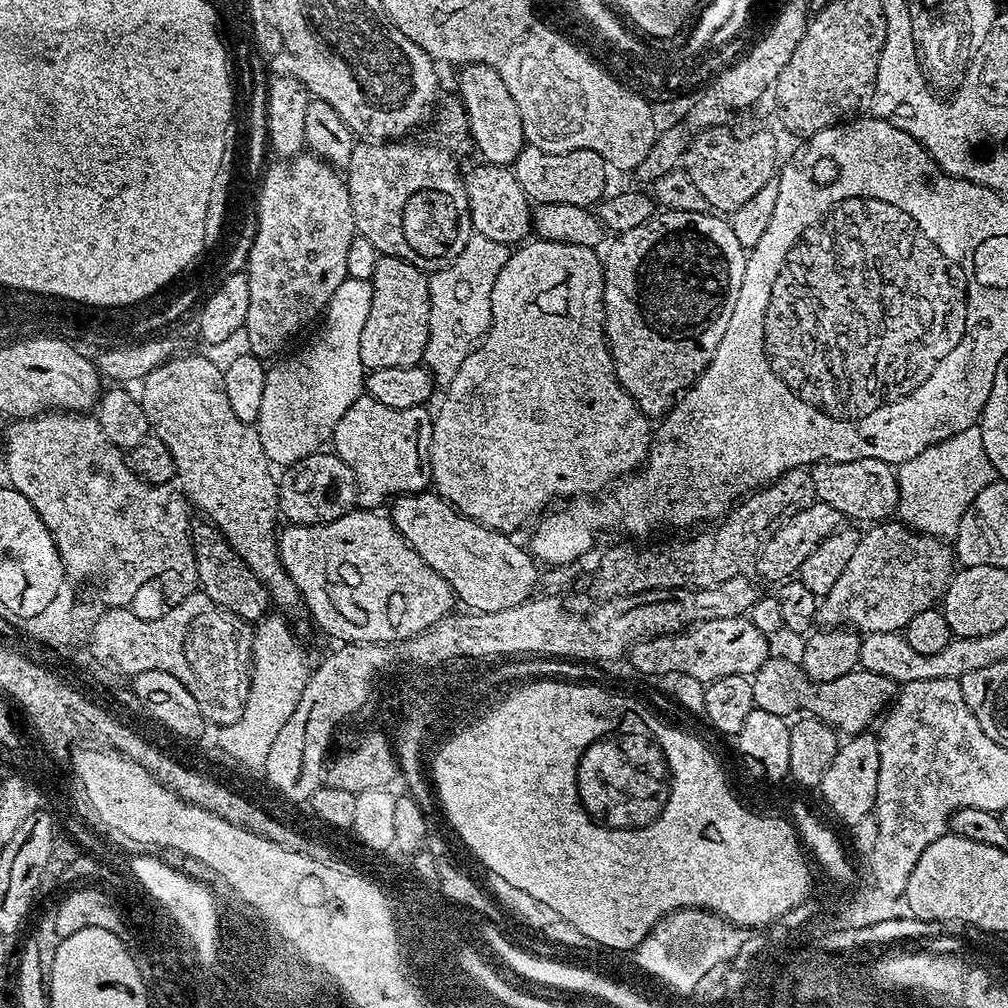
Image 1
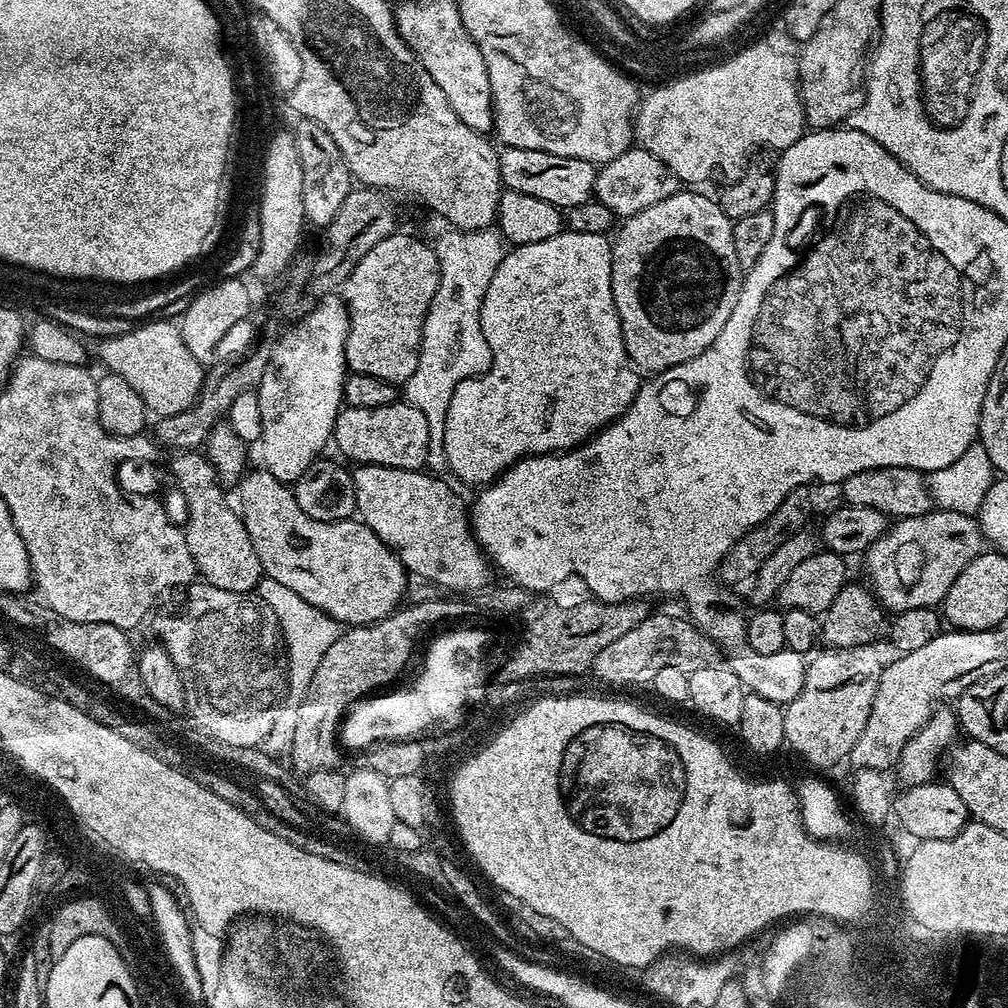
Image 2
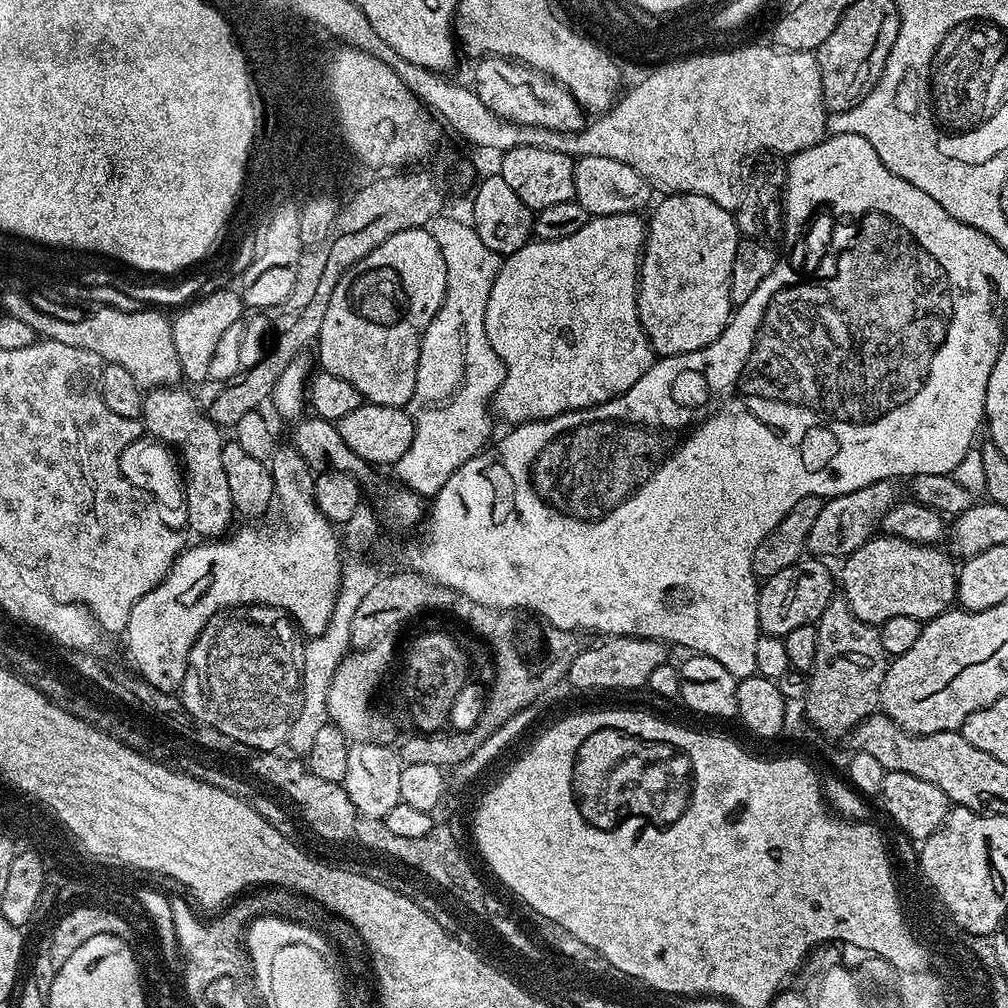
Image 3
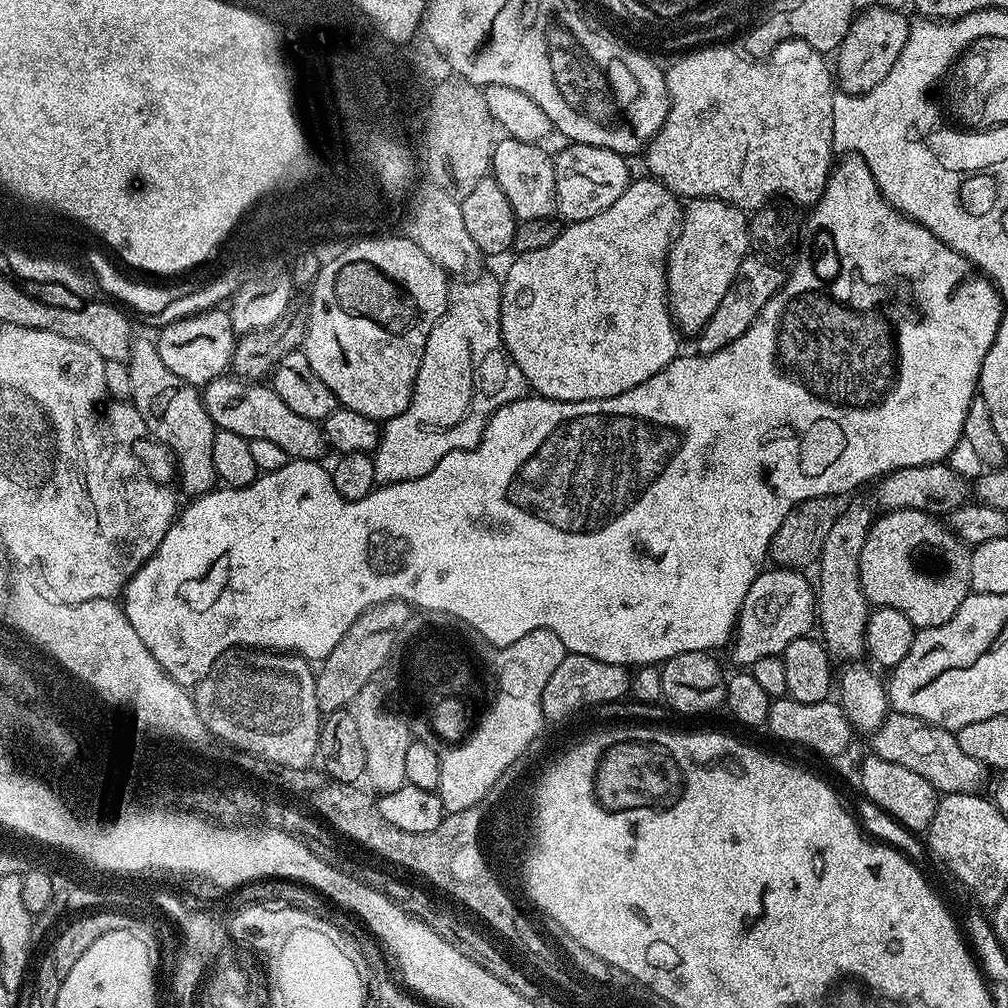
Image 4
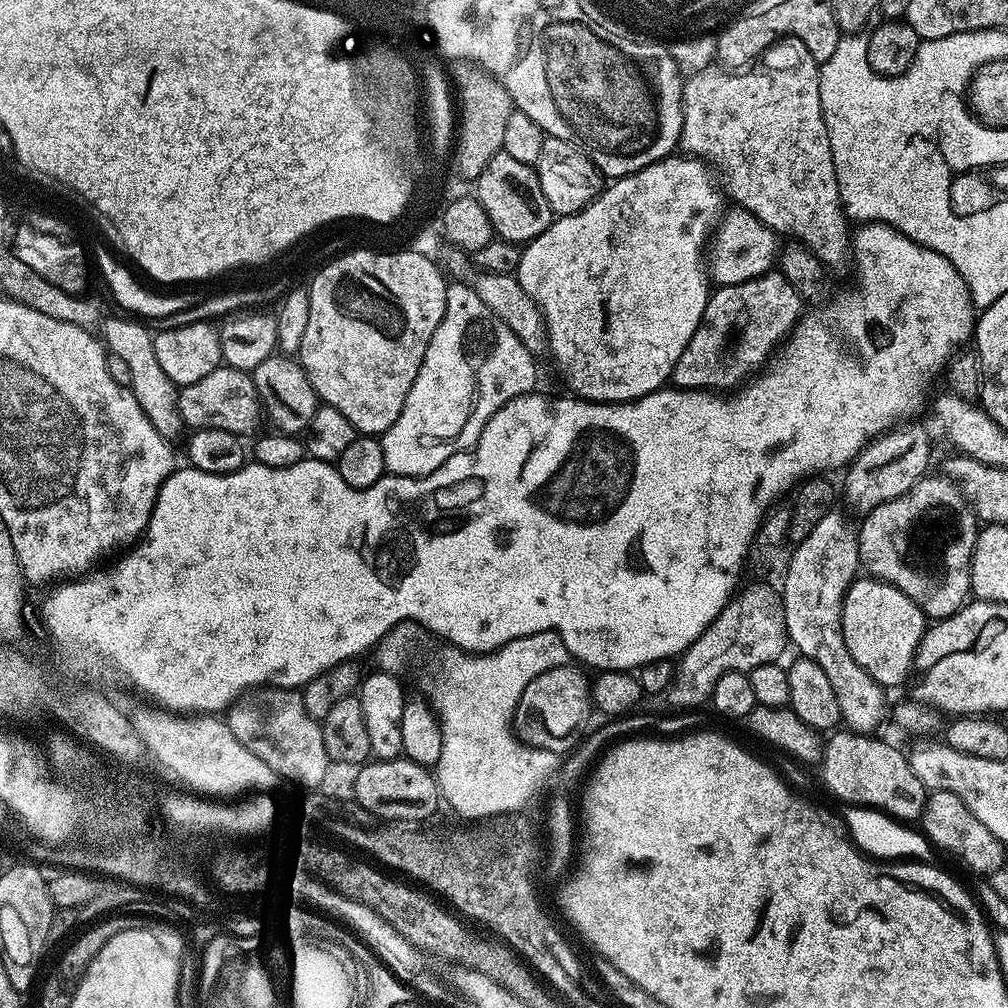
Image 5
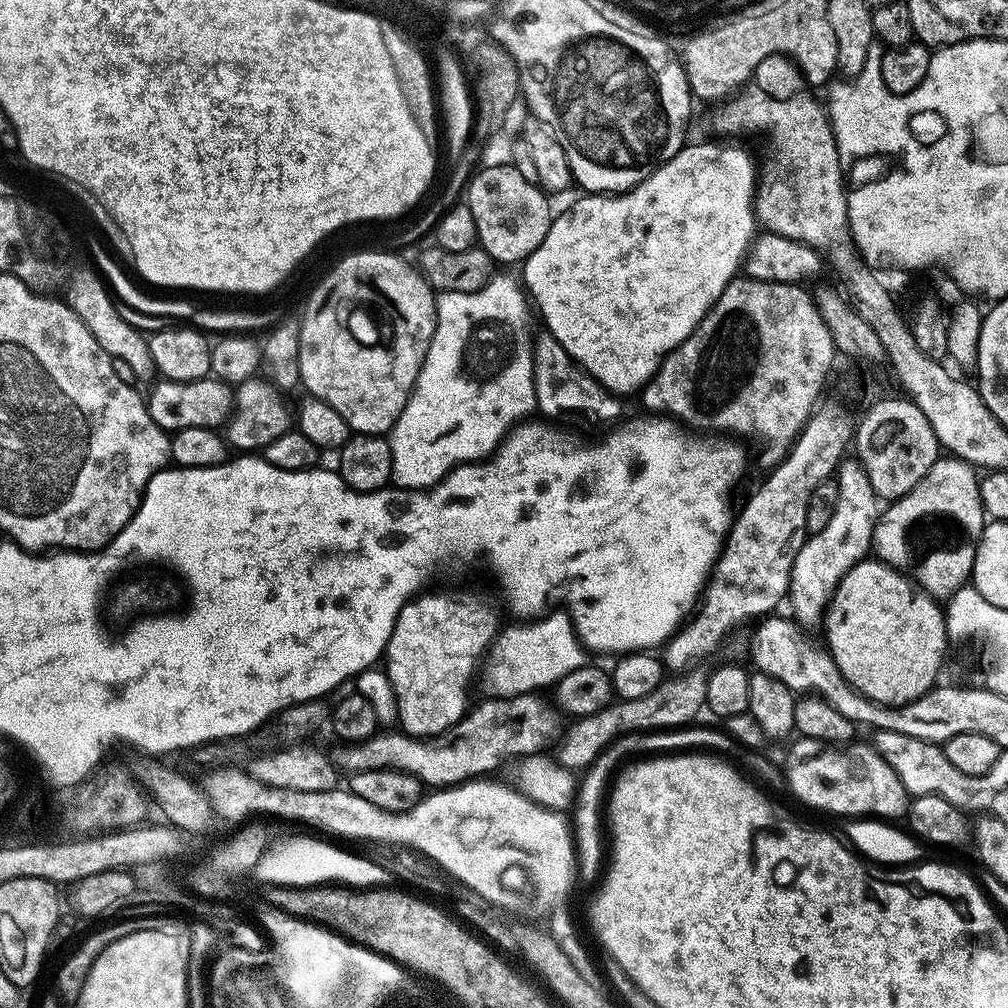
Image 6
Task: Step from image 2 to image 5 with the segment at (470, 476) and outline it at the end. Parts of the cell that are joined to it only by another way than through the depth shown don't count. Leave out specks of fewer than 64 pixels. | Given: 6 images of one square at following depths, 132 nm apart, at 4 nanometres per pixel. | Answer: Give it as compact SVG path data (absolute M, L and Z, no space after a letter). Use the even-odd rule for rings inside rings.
M687 154L667 156L664 160L646 166L634 174L613 179L609 184L612 185L609 188L607 185L585 208L569 216L556 216L551 226L542 234L538 234L538 238L523 245L520 264L516 267L514 275L519 280L522 290L526 290L526 294L534 300L540 308L540 313L544 315L544 325L548 331L548 352L556 359L556 364L560 367L569 390L572 391L569 393L575 394L581 400L601 404L624 404L628 400L637 400L665 387L672 379L672 371L678 358L682 358L682 350L686 350L690 338L694 338L694 330L698 330L702 322L702 314L706 310L710 295L706 245L725 211L726 200L718 187L717 177L710 171L709 165Z

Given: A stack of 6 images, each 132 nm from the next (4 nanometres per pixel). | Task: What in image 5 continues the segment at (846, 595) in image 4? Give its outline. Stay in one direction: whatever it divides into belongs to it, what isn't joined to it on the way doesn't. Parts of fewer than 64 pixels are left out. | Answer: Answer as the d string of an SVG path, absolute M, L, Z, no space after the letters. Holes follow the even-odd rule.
M912 426L889 431L873 440L847 465L843 473L845 476L842 496L843 499L845 496L849 506L857 508L860 514L870 513L878 506L889 504L894 498L906 494L919 480L923 480L929 471L928 459L932 456L932 444L928 441L928 432L924 428L908 427Z

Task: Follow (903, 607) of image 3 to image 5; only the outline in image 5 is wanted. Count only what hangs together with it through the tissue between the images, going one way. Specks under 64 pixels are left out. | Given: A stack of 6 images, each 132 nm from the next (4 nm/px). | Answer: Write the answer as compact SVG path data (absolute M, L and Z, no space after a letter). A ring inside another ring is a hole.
M943 474L925 475L923 480L913 486L906 494L894 498L889 504L878 506L872 512L863 517L858 524L860 538L860 562L863 571L869 577L886 582L902 594L910 597L924 612L929 621L944 620L947 616L953 616L959 608L963 608L969 599L972 590L971 572L964 576L964 556L968 556L968 548L974 550L975 542L972 541L972 522L977 519L974 510L968 505L968 499L960 493L960 488L953 480L949 480ZM924 516L932 516L936 524L948 524L952 532L928 532L928 536L936 536L936 540L928 540L932 548L940 548L940 544L952 544L956 552L928 552L928 560L932 560L932 568L948 568L948 564L956 564L956 592L948 592L948 588L935 588L934 582L948 584L948 572L944 576L931 575L928 584L912 584L912 552L900 552L900 548L912 548L912 532L904 536L904 528L912 528L912 520L924 520ZM940 556L944 556L944 564L940 564ZM868 571L868 572L867 572Z

